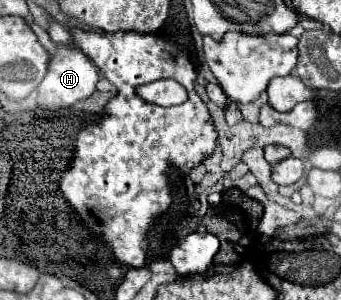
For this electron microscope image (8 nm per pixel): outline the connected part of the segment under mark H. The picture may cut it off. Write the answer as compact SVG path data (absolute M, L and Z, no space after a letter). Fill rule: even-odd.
M59 45L57 55L51 57L47 75L37 89L39 91L37 103L39 103L41 109L49 109L49 111L71 107L73 103L93 95L97 81L99 81L99 69L89 61L87 55L83 55L79 49L67 49L63 45Z

